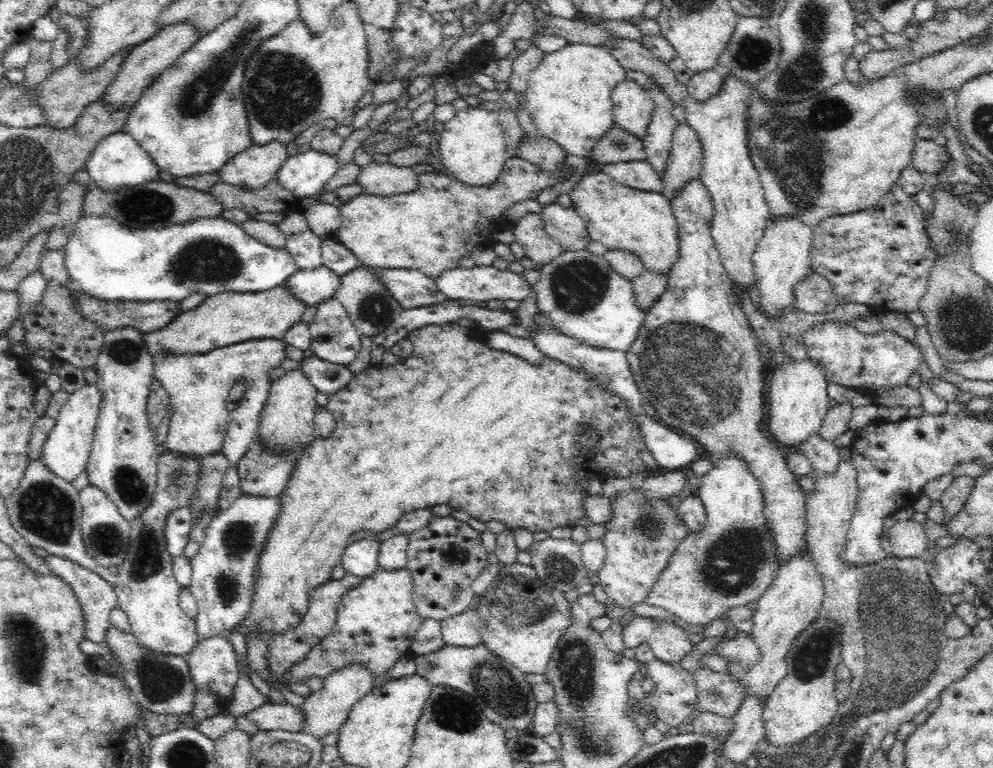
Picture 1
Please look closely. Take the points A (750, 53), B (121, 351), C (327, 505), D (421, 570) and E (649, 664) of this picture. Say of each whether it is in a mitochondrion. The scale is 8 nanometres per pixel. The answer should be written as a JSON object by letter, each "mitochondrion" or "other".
{"A":"mitochondrion","B":"mitochondrion","C":"other","D":"other","E":"other"}

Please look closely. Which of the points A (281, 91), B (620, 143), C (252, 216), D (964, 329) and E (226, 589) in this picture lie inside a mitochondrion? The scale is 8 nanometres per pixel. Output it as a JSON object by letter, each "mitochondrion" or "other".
{"A":"mitochondrion","B":"mitochondrion","C":"other","D":"mitochondrion","E":"mitochondrion"}

